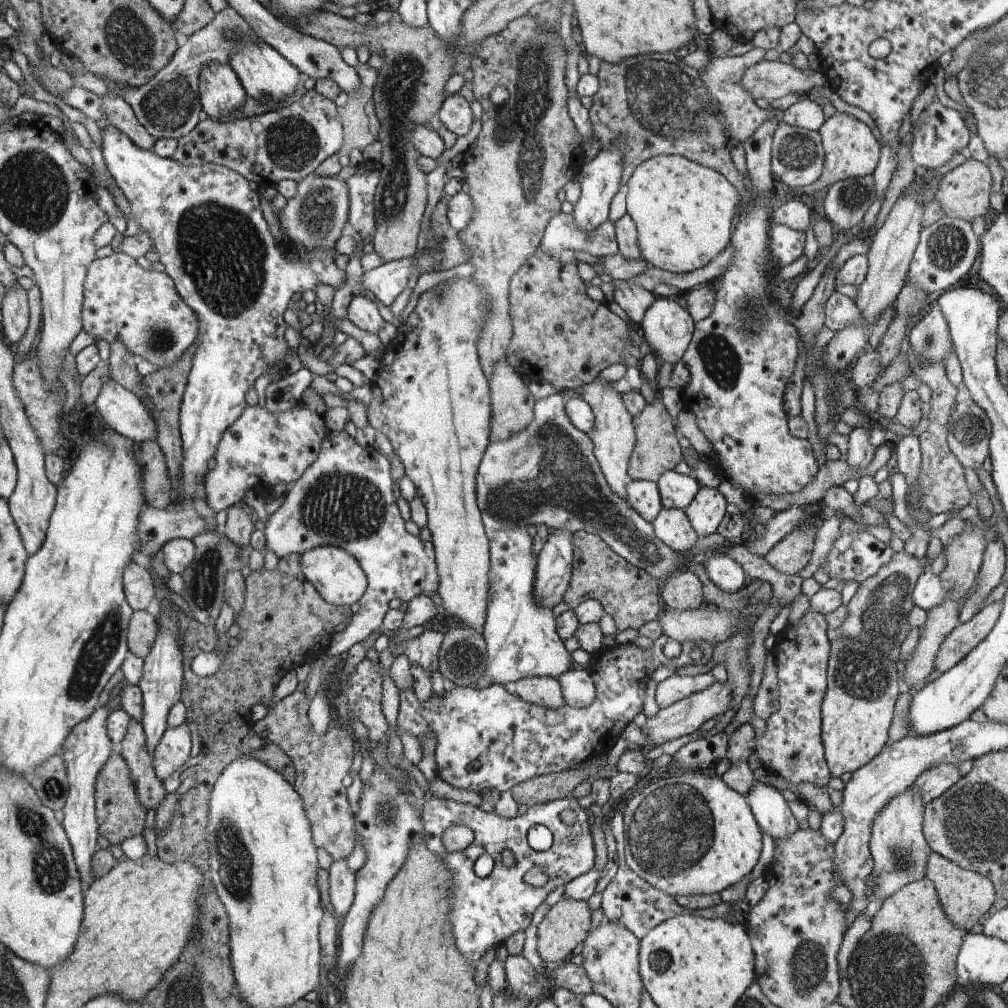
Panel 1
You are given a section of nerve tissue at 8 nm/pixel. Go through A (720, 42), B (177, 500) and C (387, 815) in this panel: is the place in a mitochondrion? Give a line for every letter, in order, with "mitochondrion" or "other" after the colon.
A: other
B: other
C: mitochondrion

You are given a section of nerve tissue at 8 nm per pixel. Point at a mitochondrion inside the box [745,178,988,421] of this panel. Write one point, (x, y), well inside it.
(947, 245)

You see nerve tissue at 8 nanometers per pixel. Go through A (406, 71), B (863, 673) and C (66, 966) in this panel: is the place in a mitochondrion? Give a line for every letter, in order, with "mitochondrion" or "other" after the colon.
A: mitochondrion
B: mitochondrion
C: other

